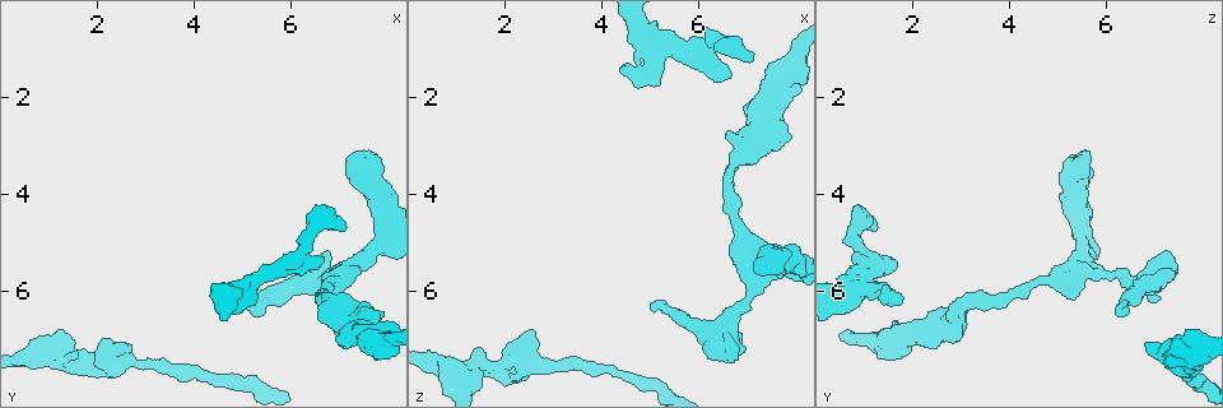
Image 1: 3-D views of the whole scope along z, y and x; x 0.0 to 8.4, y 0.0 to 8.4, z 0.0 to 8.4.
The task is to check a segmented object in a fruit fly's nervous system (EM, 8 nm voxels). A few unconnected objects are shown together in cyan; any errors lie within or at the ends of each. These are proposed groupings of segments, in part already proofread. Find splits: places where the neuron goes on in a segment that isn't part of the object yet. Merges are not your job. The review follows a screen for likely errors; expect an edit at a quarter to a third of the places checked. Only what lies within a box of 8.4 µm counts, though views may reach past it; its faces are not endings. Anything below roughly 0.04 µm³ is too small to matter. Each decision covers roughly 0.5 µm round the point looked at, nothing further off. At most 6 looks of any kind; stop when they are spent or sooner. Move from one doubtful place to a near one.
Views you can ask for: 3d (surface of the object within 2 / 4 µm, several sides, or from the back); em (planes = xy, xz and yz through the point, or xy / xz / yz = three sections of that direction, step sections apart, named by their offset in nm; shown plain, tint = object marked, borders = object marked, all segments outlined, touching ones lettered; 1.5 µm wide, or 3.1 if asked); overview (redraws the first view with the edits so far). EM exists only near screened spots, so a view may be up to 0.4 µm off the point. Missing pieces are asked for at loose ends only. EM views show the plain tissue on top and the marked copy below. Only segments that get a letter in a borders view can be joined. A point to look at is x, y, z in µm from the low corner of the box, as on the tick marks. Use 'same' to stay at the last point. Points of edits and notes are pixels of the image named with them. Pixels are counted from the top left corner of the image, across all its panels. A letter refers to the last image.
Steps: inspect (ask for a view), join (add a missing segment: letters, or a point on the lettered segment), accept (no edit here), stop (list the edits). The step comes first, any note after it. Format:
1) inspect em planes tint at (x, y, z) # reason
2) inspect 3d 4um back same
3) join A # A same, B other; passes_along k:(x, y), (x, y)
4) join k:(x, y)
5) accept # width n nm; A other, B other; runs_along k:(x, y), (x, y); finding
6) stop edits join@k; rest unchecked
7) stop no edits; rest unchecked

inspect em planes tint at (2.55, 7.10, 6.75)

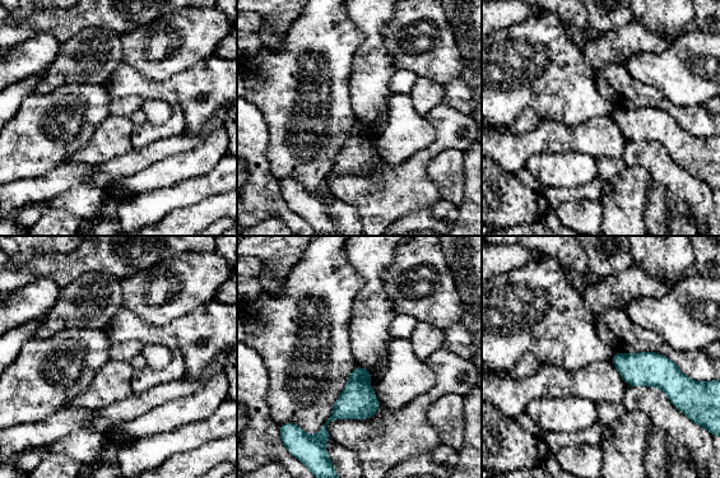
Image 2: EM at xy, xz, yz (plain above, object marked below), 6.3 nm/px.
inspect em planes borders same

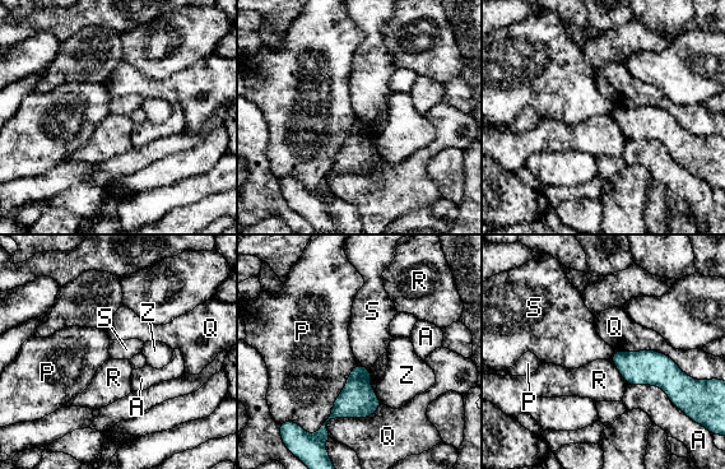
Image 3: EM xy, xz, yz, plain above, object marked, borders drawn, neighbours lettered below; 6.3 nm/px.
accept # A other, P other, Q other, R other, S other, Z other; border 3:(358, 363), (370, 370); no lettered segment goes on from it

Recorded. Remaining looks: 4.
inspect em planes borders at (4.40, 5.90, 1.45) # branch stops here

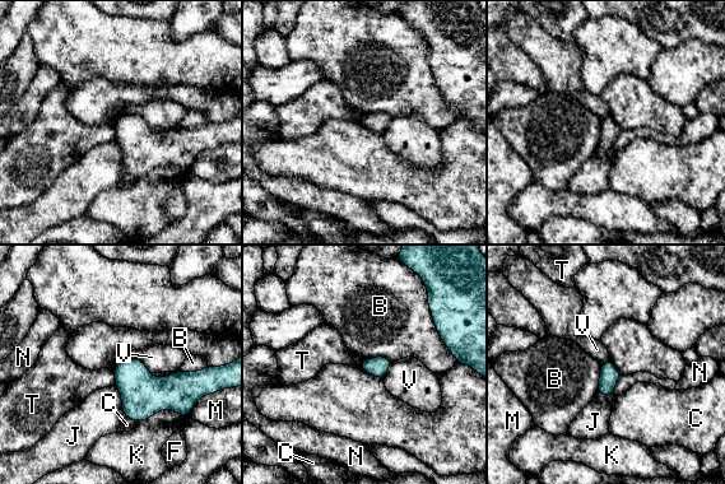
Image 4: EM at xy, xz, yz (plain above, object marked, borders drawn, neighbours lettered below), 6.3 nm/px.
accept # B other, C other, F other, J other, K other, M other, N other, T other, V other; border 4:(126, 357), (139, 359), (150, 375); no lettered segment goes on from it

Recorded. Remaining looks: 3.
inspect em yz step 4 borders at (6.80, 6.10, 7.05) # free end

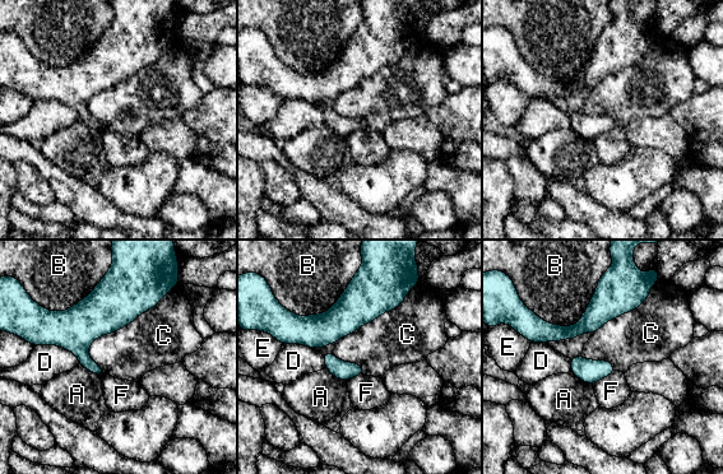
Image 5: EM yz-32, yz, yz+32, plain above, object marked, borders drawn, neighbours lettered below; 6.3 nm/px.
accept # A other, B other, C other, D other, E other, F other; border 5:(167, 292), (92, 342), (105, 373); no lettered segment goes on from it

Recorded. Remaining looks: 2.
stop no edits; rest unchecked

